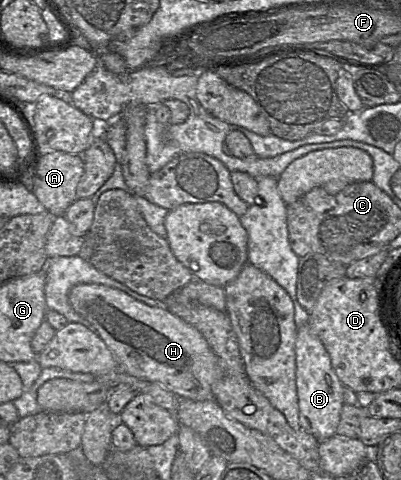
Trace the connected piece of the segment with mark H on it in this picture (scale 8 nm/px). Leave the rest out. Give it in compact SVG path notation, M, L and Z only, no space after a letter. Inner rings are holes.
M78 284L70 290L68 299L74 311L105 342L119 370L136 378L158 383L179 398L214 400L211 386L222 376L217 356L196 328L172 314L166 307L148 306L119 289L102 284Z

